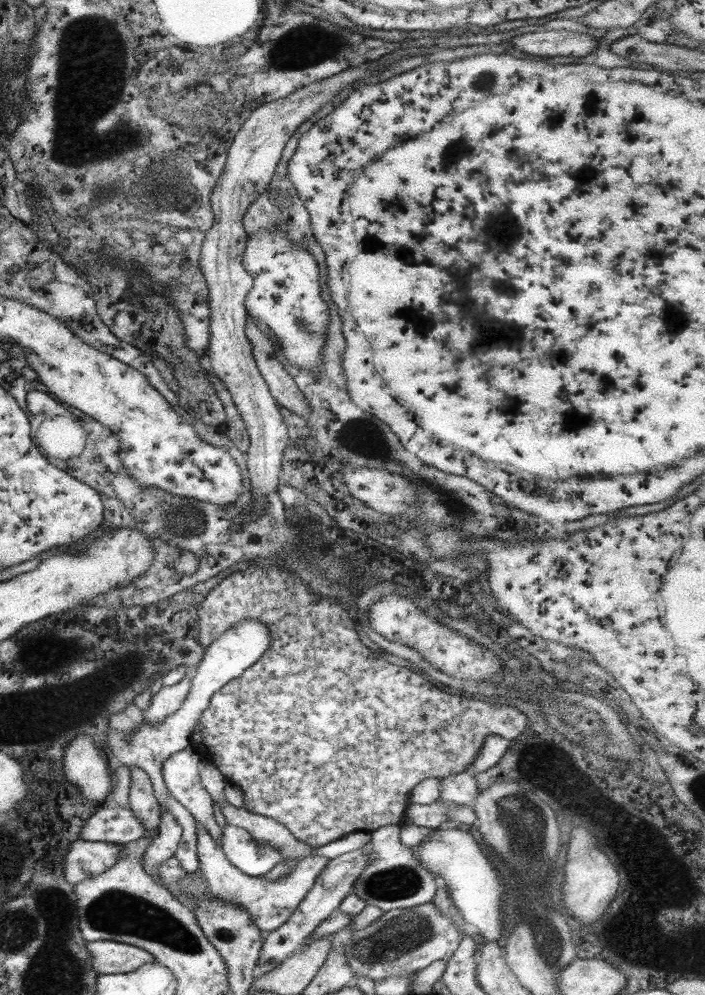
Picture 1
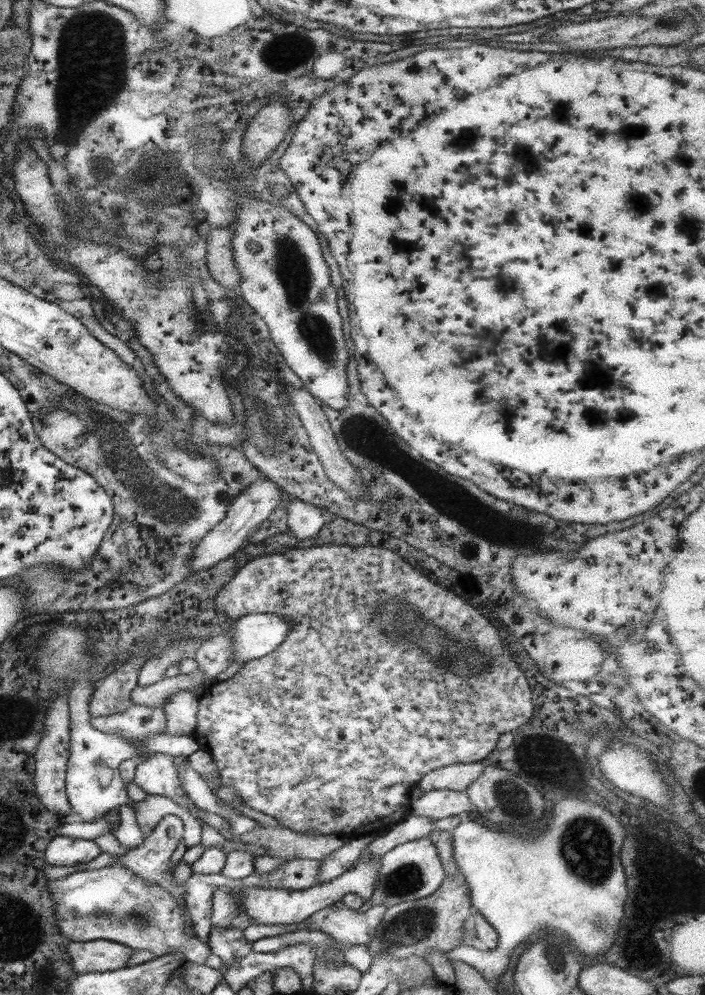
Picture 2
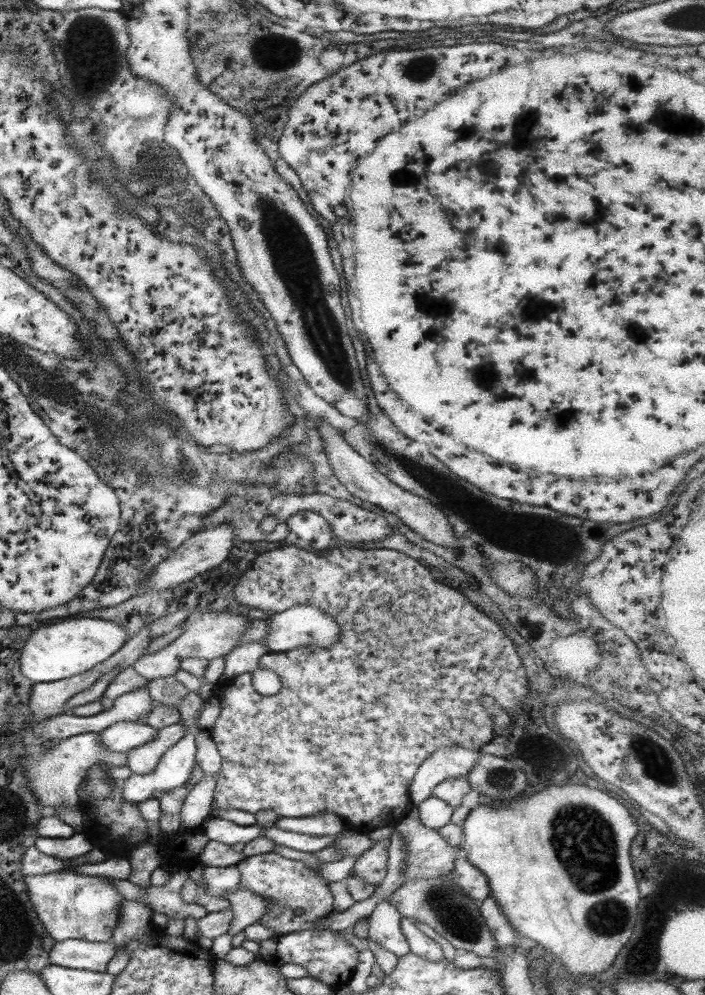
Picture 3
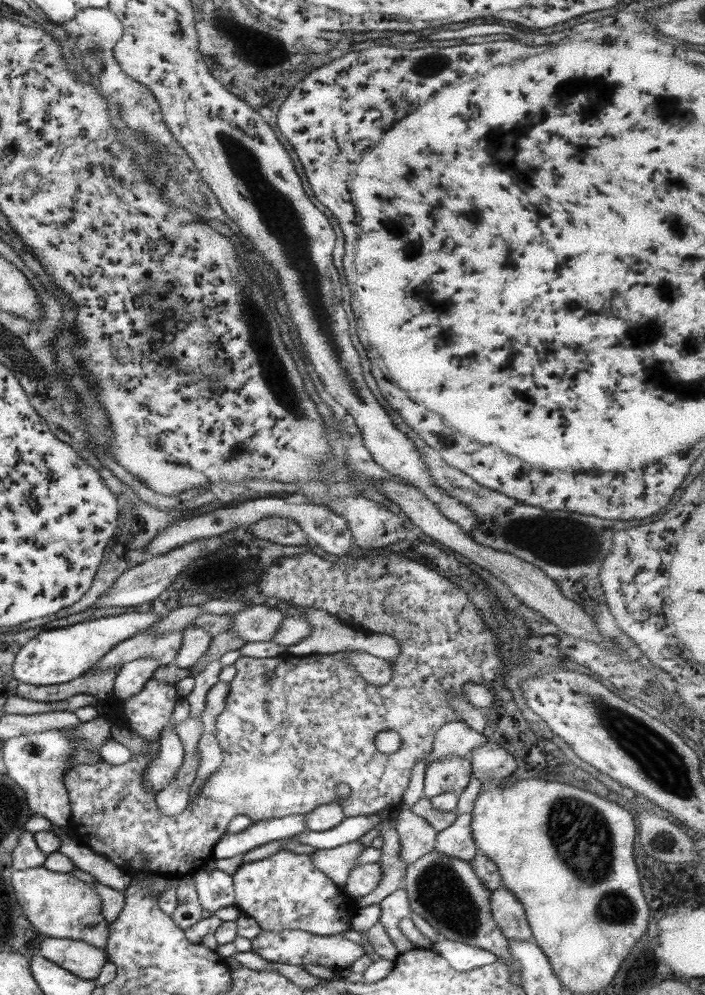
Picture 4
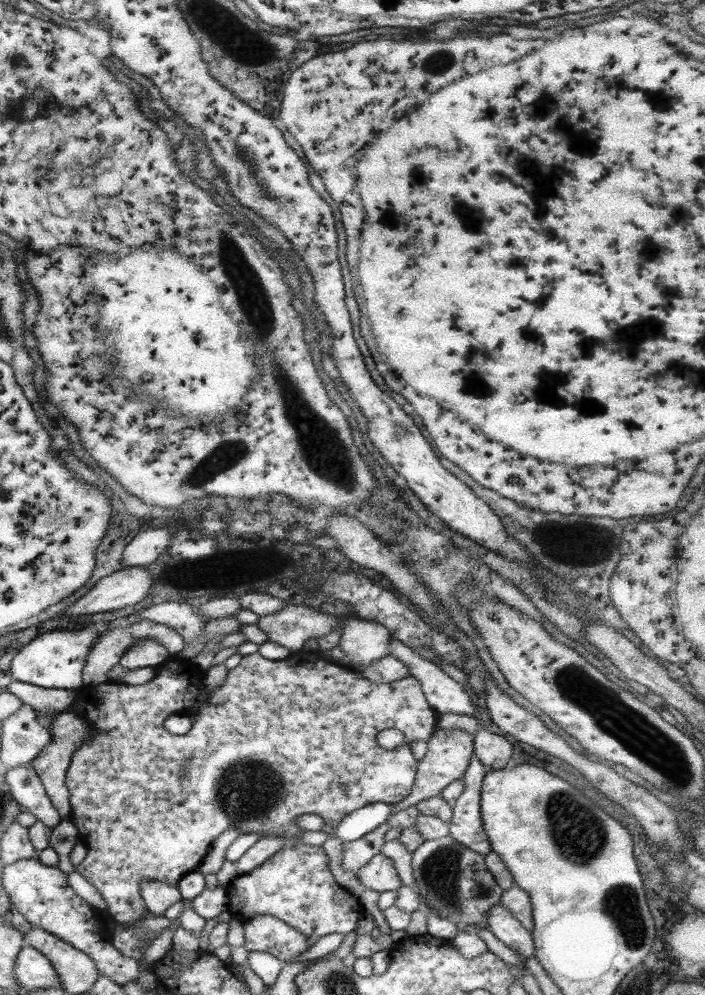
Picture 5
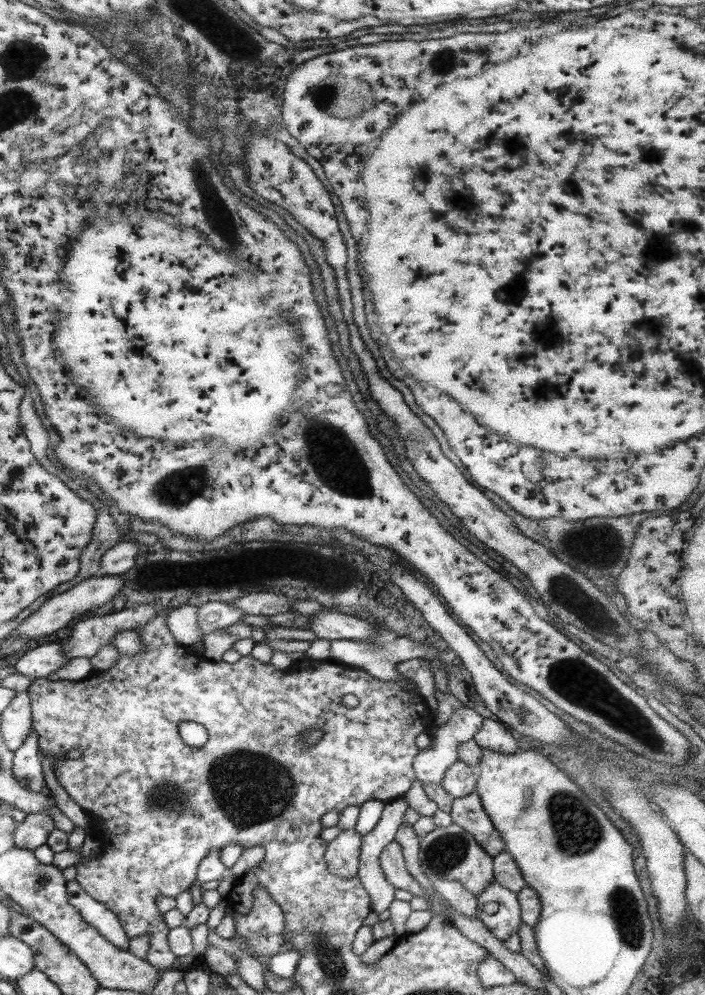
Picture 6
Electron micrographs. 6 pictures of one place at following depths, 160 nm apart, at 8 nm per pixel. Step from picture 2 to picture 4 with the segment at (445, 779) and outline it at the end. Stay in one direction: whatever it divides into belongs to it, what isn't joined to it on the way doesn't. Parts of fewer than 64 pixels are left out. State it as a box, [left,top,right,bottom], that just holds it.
[424,722,486,764]

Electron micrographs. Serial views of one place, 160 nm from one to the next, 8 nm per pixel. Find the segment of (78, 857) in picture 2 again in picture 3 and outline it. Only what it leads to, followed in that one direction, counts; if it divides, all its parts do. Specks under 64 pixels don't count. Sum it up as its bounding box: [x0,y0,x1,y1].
[34,832,94,861]

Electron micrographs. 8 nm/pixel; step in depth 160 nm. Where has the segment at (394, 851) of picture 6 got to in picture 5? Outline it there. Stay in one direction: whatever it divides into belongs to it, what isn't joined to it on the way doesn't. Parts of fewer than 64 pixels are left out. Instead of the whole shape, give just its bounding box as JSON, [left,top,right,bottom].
[354,852,401,893]

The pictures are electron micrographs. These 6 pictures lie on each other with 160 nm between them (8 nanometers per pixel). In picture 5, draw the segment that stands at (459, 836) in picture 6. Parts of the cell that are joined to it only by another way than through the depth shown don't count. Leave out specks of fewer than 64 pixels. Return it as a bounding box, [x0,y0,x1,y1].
[410,835,504,934]

